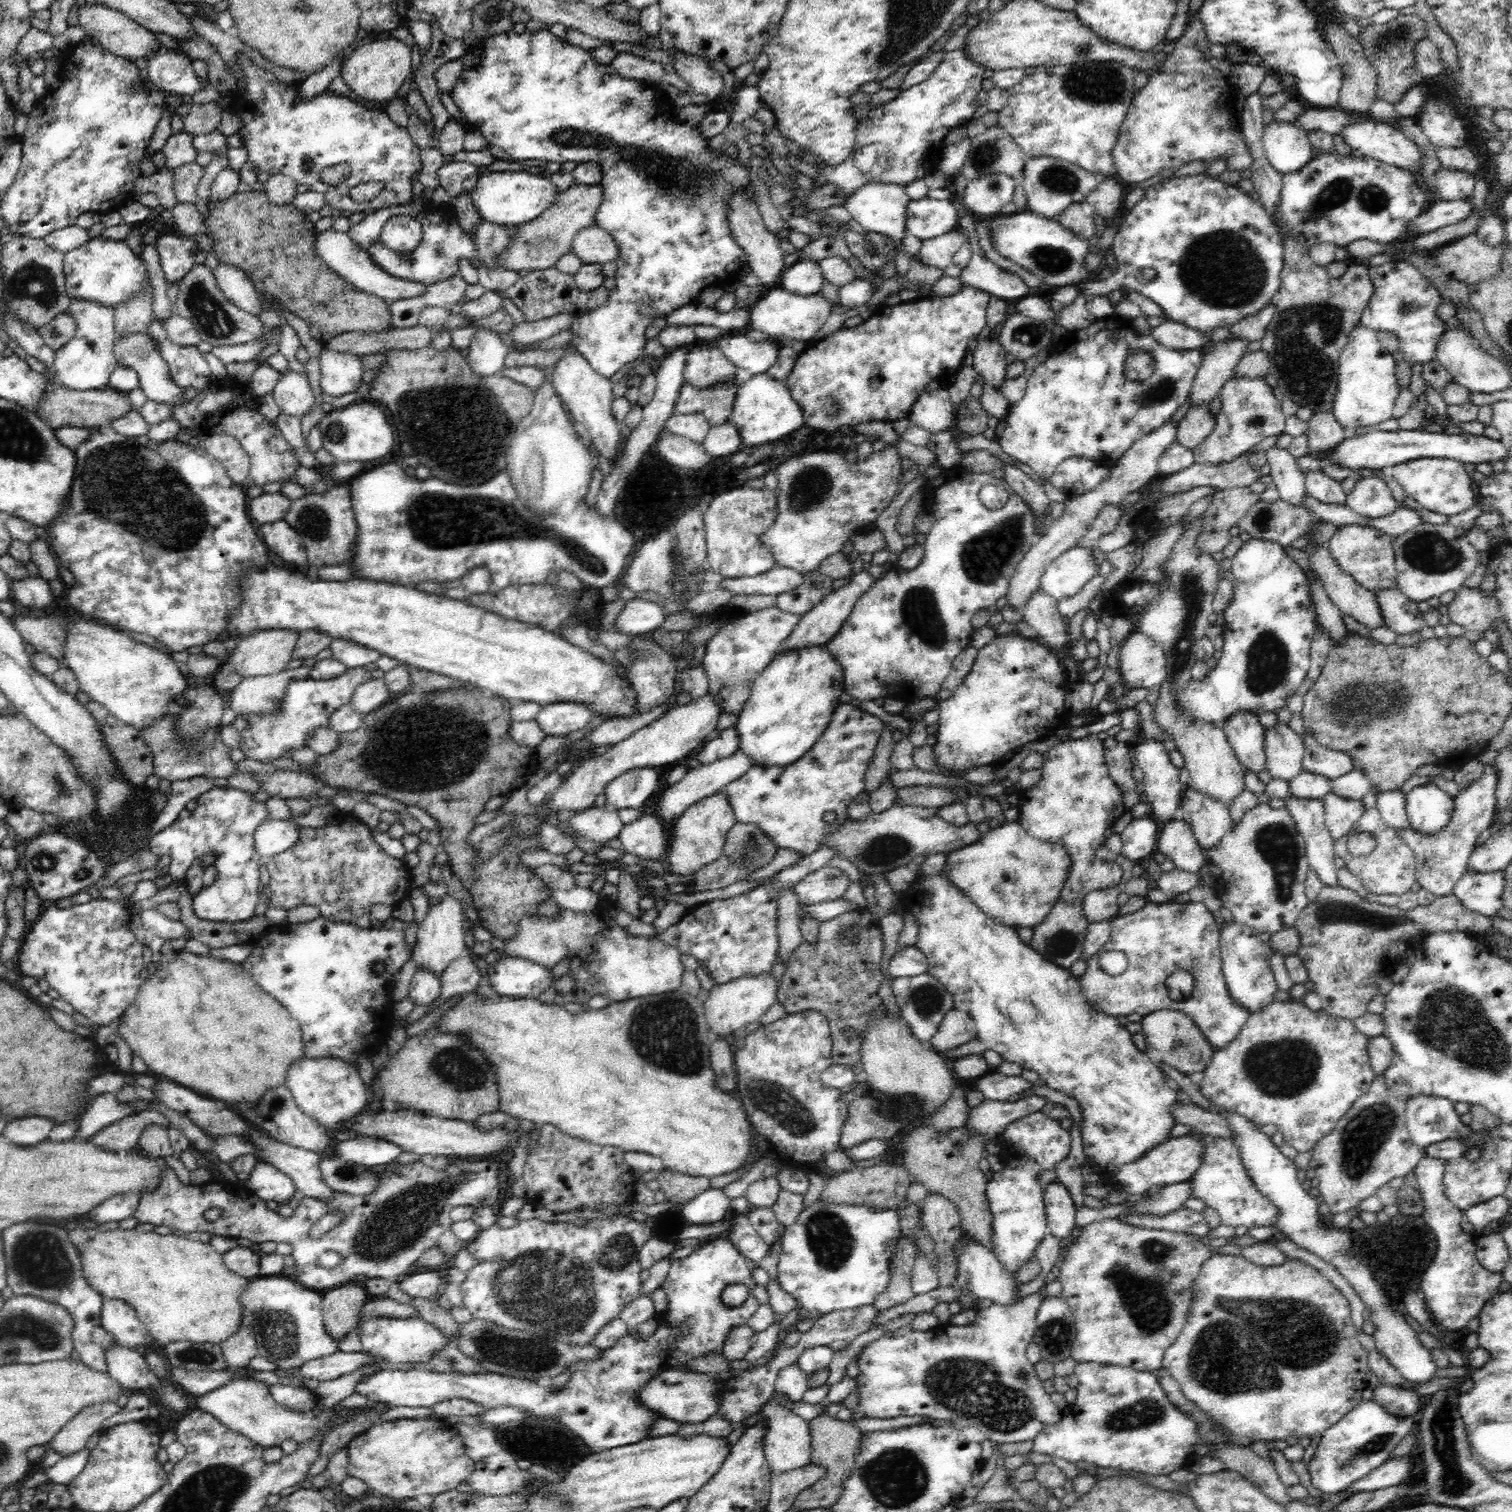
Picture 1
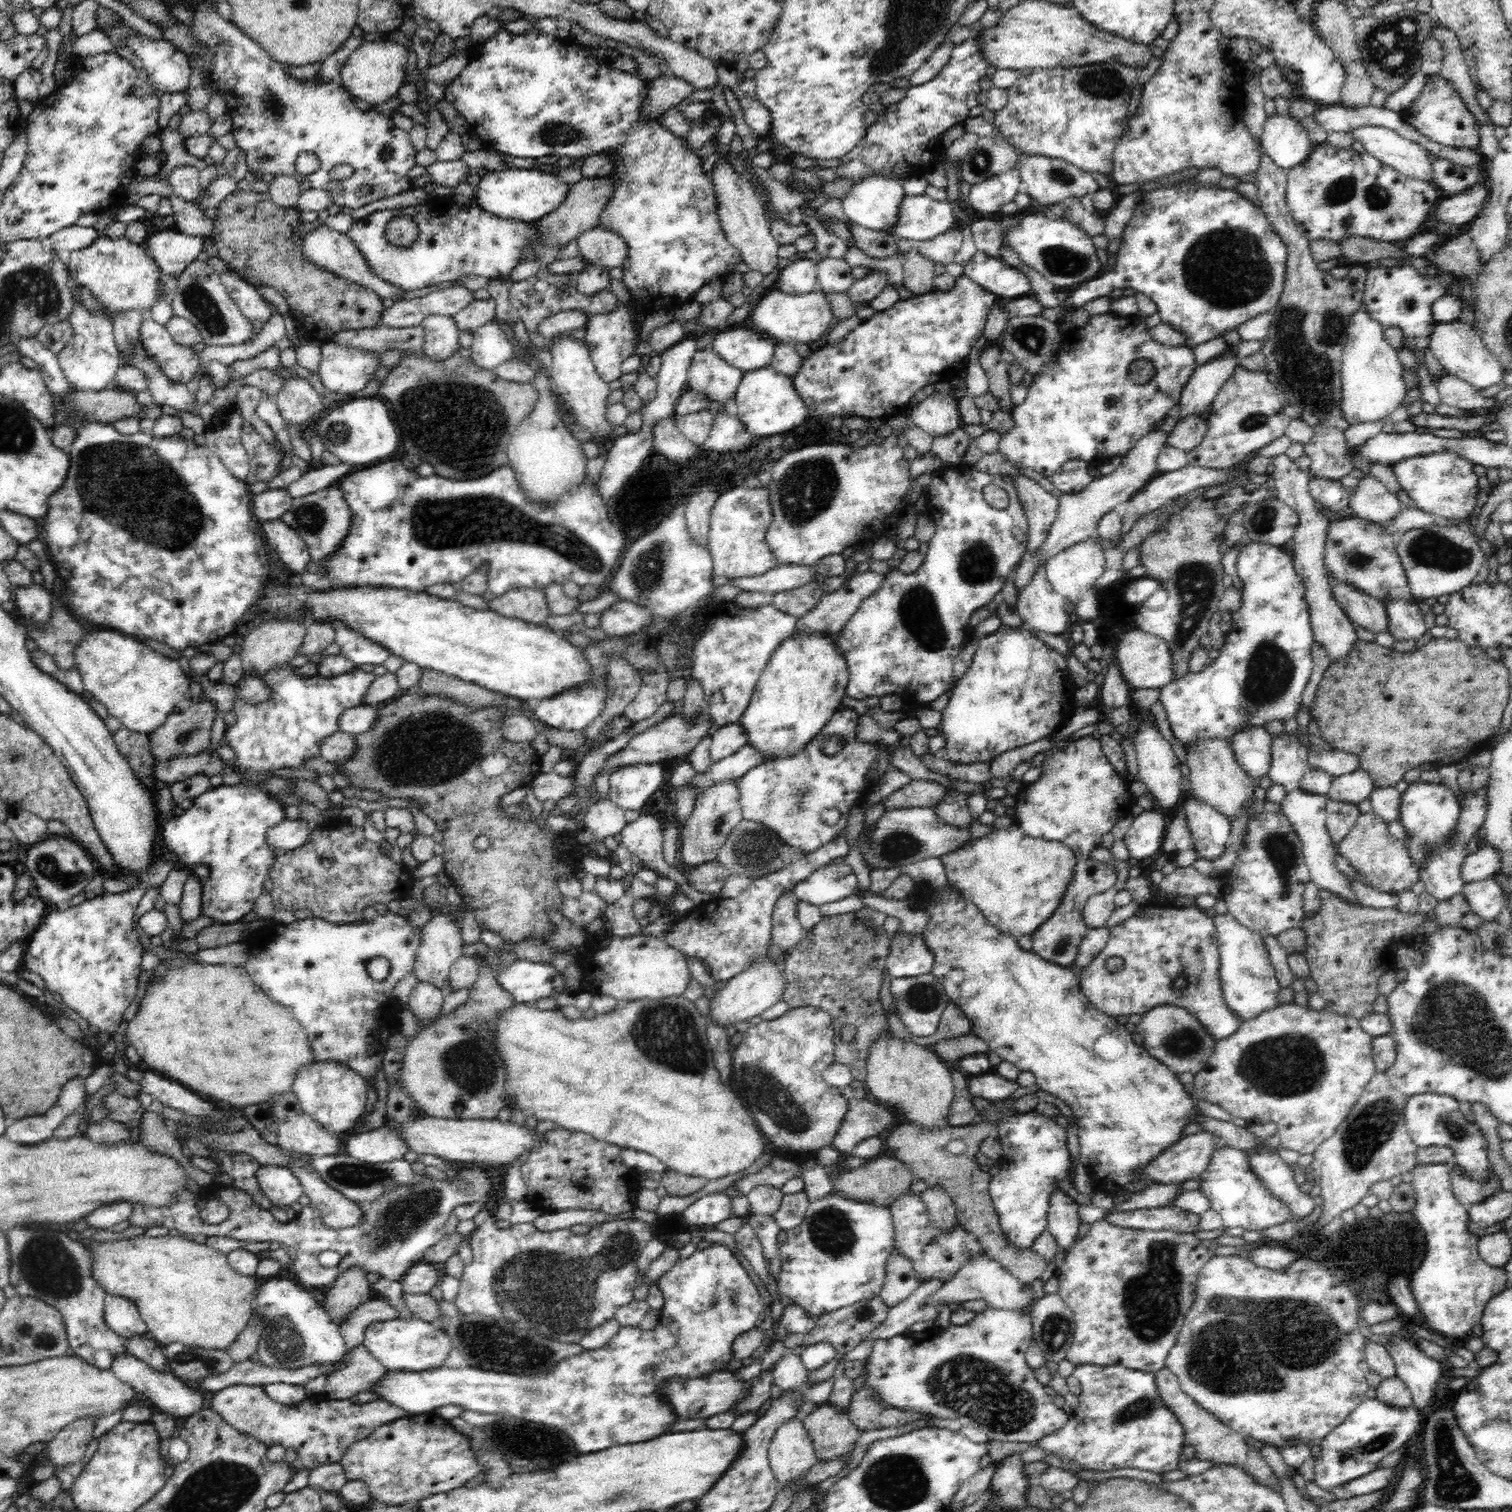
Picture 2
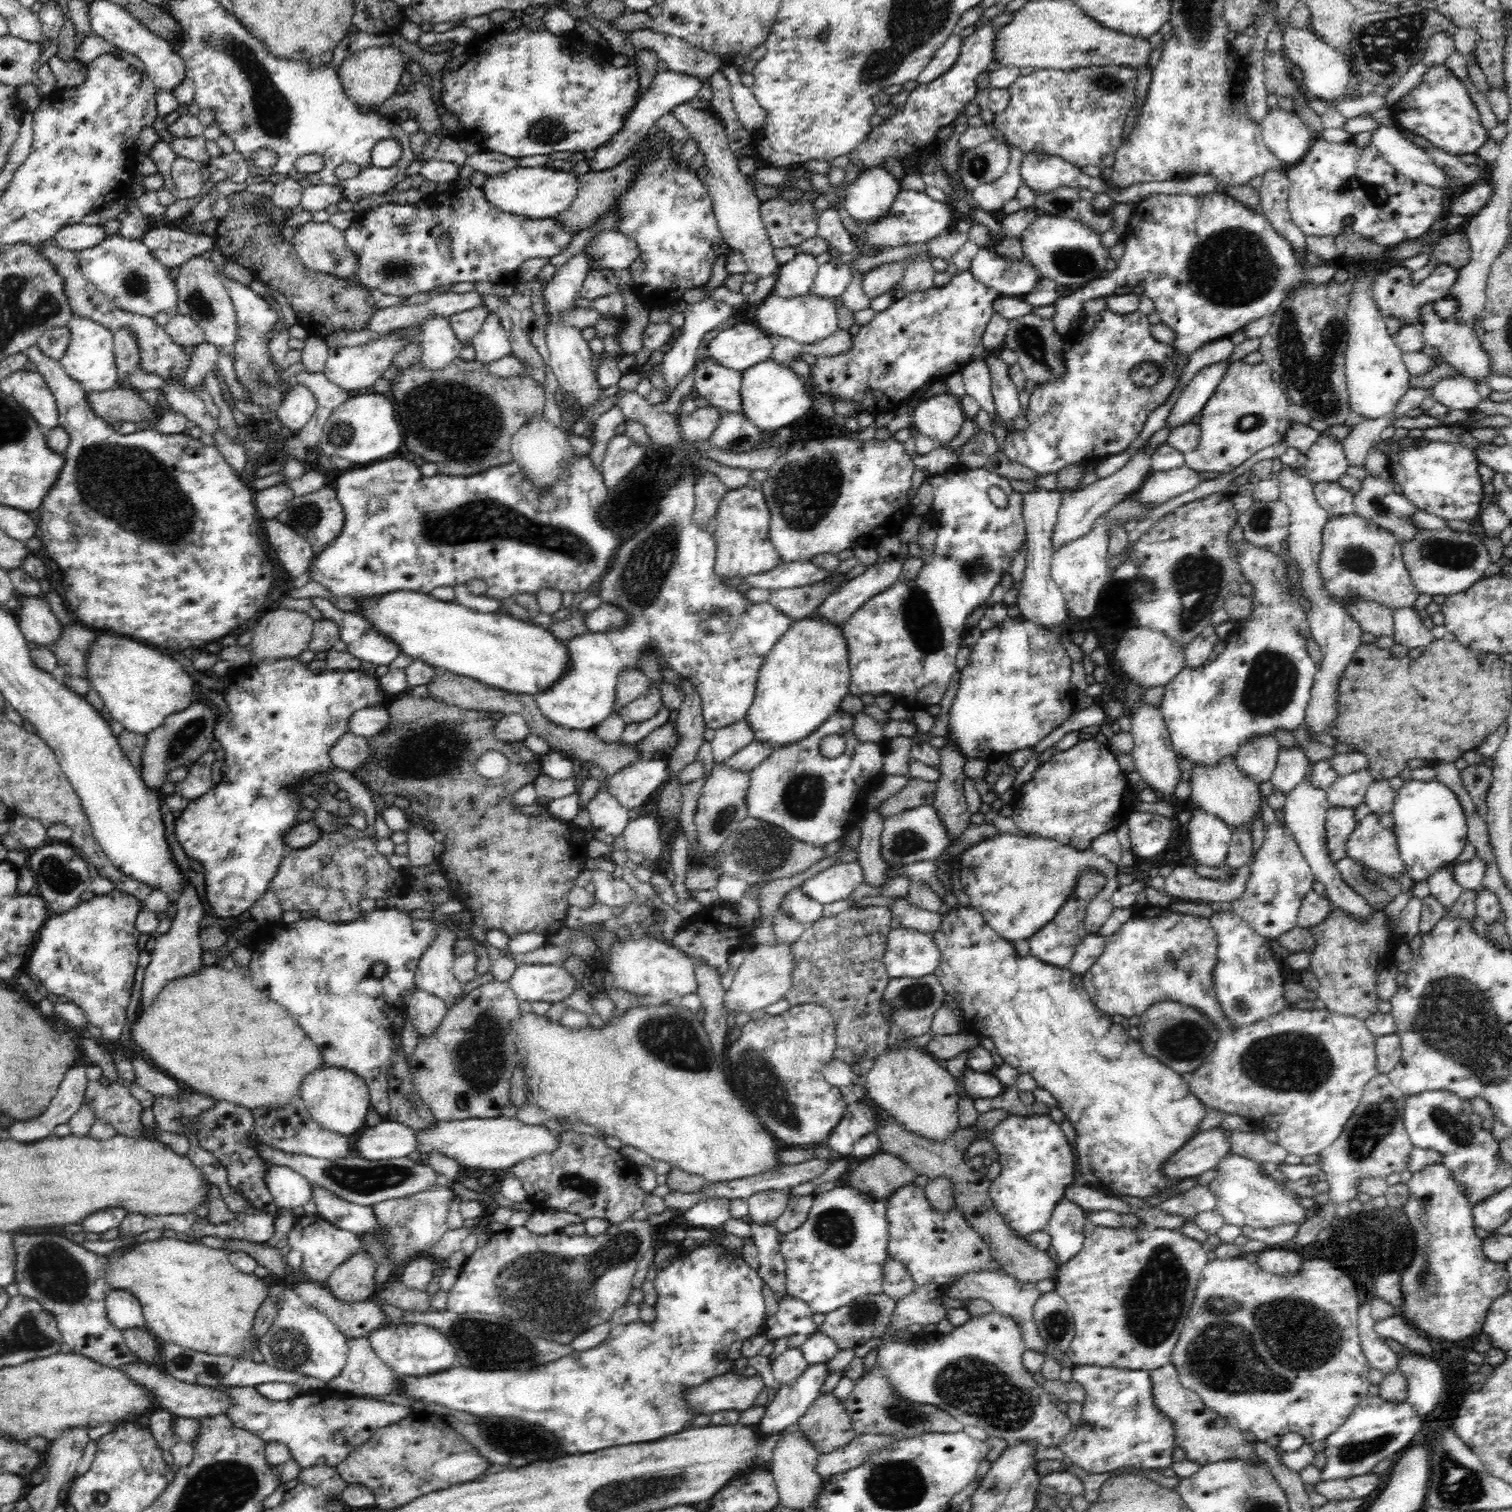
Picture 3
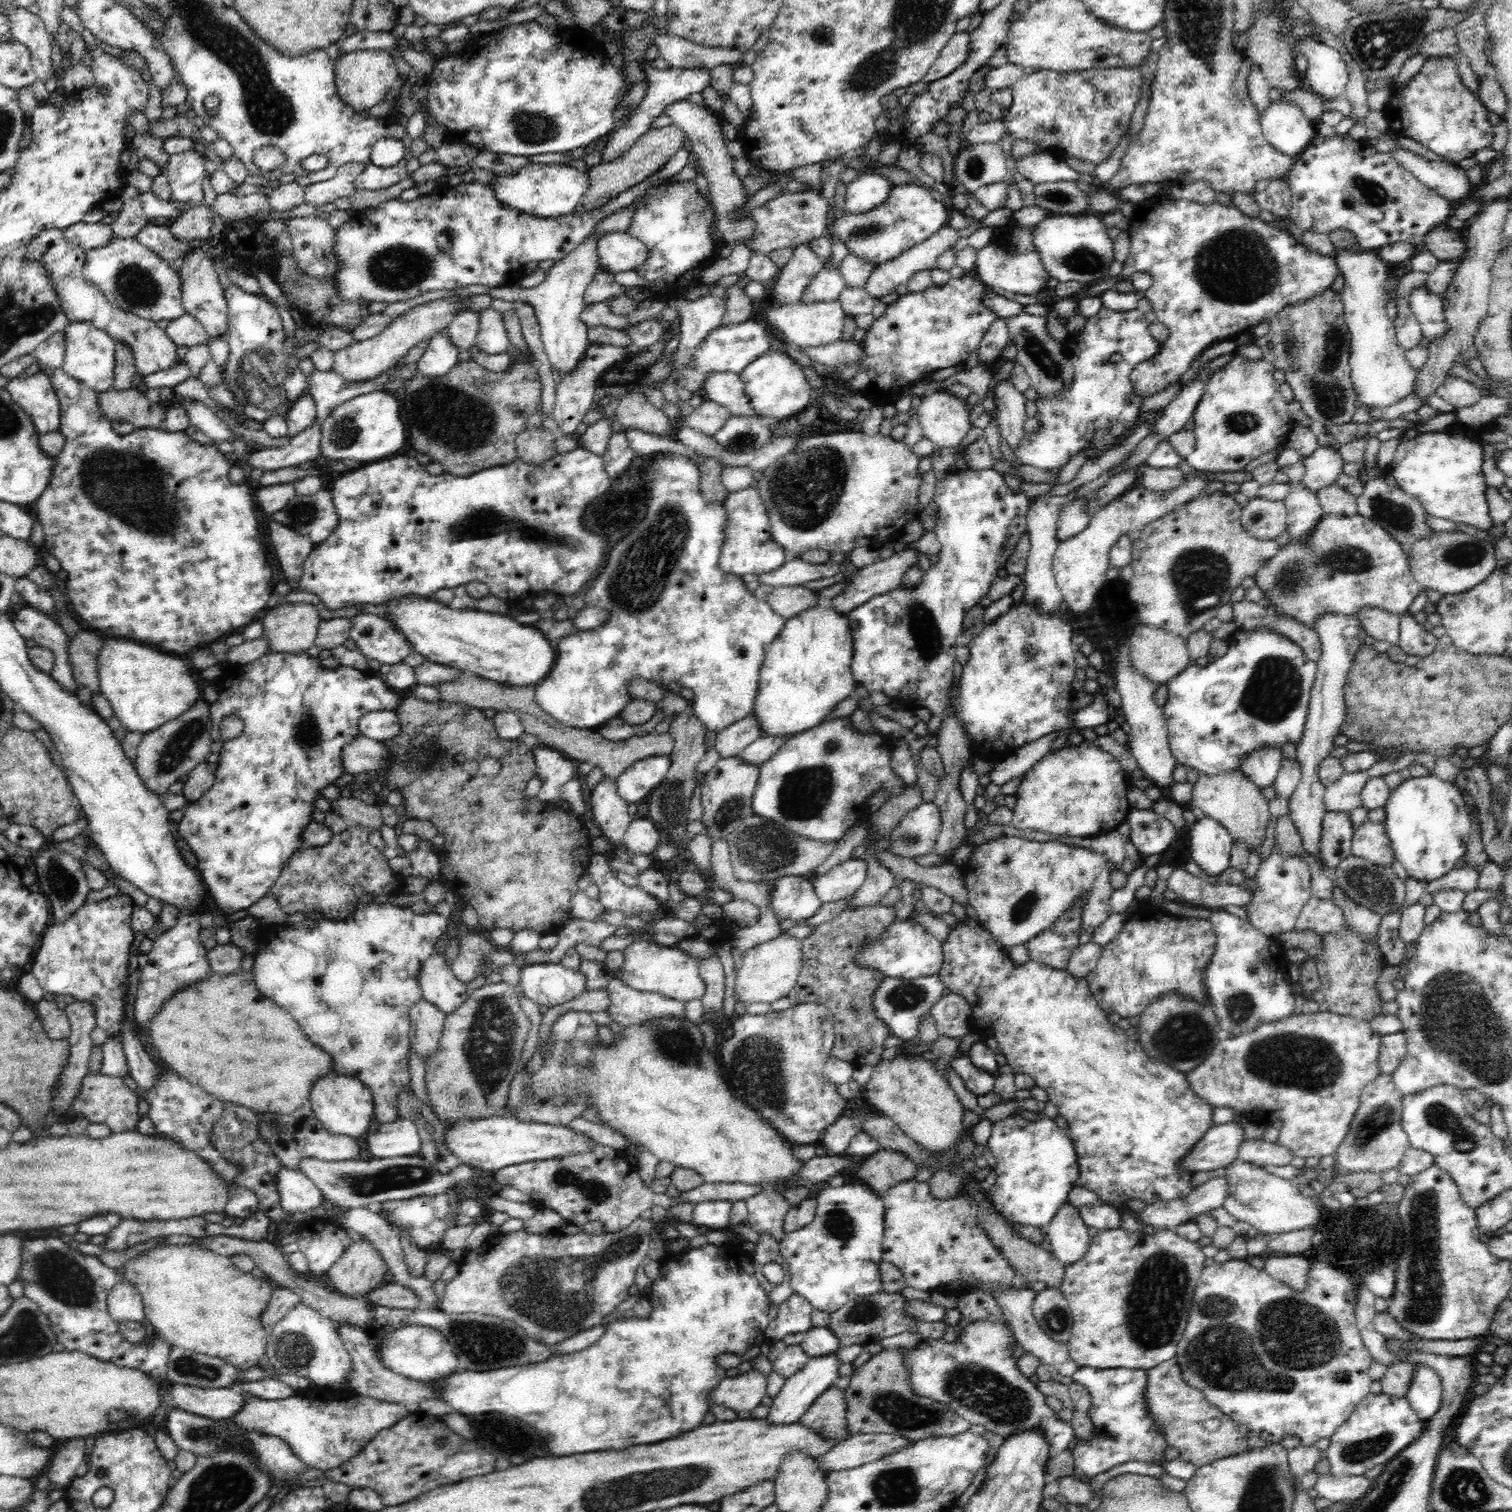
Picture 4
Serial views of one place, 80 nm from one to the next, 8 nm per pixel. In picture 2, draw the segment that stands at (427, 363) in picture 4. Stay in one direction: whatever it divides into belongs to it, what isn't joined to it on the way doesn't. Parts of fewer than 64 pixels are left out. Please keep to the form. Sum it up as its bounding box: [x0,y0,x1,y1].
[421,315,461,361]

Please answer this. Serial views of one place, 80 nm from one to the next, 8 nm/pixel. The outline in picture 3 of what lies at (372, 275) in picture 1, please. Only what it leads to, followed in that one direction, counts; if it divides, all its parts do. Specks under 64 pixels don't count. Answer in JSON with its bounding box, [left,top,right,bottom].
[291,220,358,279]

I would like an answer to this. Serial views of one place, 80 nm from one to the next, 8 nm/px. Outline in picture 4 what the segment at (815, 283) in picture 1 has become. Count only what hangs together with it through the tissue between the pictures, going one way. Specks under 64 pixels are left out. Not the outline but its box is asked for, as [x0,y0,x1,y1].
[771,242,823,305]

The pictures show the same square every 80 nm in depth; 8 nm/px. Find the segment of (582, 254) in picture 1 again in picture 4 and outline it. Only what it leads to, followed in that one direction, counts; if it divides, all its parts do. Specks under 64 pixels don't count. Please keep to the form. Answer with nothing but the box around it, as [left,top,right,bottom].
[598,232,648,272]

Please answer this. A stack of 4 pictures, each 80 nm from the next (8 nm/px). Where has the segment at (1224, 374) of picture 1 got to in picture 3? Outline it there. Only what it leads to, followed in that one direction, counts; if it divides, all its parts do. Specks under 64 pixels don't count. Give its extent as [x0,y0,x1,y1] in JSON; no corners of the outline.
[1165,360,1230,428]

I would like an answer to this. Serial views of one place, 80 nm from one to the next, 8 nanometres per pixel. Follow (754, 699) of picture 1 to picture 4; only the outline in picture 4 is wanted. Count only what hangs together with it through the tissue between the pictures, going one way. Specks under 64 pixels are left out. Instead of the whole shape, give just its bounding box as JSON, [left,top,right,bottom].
[754,604,856,738]

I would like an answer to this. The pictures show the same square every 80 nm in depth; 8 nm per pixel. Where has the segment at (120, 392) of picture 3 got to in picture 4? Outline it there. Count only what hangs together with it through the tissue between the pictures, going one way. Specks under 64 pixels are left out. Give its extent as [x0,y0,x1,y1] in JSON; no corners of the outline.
[98,387,167,429]

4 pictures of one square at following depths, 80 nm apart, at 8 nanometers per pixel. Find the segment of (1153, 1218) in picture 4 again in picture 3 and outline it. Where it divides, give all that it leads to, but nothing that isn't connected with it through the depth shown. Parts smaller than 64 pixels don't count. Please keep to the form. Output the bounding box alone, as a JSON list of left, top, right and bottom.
[1153,1185,1216,1220]

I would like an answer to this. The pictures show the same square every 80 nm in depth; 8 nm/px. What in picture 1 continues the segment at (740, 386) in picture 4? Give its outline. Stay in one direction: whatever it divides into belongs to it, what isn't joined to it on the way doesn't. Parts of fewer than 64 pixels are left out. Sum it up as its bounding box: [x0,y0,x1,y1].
[684,343,739,388]

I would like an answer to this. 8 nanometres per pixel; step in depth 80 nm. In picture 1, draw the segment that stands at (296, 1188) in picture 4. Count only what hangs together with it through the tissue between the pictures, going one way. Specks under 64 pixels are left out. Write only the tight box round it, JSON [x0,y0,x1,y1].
[246,1160,296,1205]

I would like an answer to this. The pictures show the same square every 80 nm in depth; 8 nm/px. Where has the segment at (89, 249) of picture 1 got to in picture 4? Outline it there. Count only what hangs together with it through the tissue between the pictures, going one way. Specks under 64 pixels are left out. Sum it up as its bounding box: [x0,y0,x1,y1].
[84,236,187,324]

